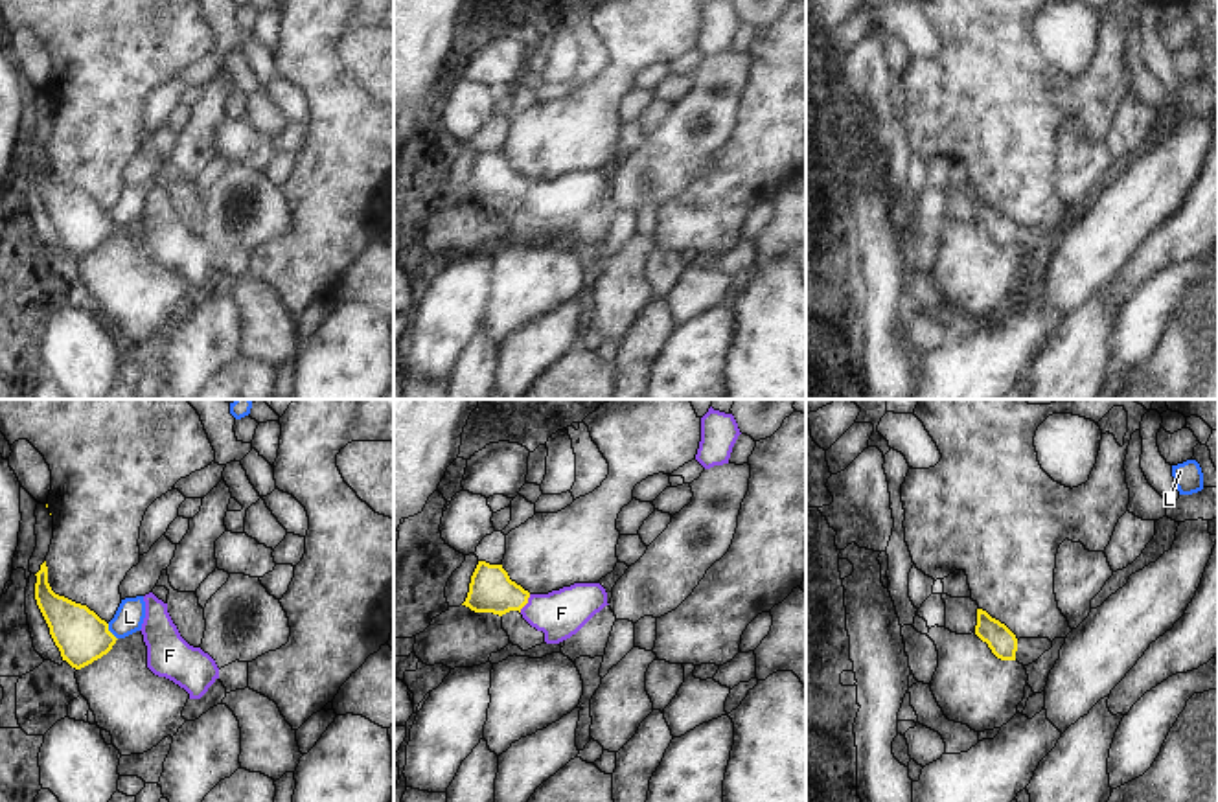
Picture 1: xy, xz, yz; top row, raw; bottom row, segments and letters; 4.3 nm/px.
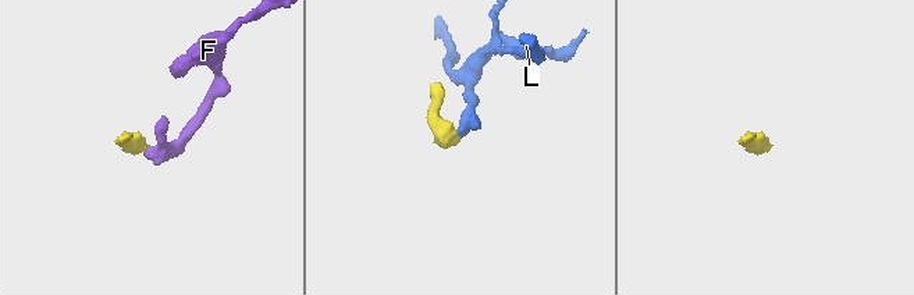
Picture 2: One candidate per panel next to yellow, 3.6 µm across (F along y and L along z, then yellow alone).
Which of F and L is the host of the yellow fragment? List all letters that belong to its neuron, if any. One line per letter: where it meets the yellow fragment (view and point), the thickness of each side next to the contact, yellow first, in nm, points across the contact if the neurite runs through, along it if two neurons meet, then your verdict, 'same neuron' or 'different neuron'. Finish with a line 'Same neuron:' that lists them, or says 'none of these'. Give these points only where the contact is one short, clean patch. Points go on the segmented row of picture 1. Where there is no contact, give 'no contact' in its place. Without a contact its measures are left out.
F: xz (527, 602) | 190/220 nm | across xz (490, 591), (527, 602), (547, 613), (562, 613) | same neuron
L: xy (109, 631) | 220/130 nm | along xy (107, 624), (107, 630), (116, 639) | different neuron
Same neuron: F

